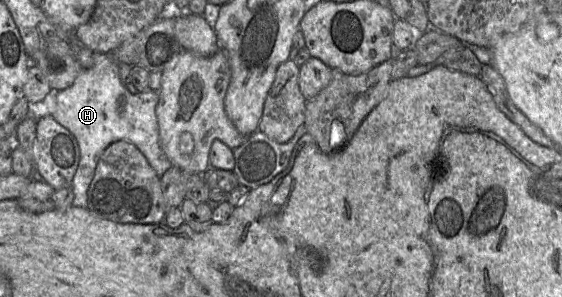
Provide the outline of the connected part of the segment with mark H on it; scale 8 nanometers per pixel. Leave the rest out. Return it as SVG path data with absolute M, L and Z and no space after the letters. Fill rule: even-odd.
M95 53L91 68L83 69L69 87L56 91L53 117L76 138L80 151L78 167L72 180L73 206L87 207L87 191L93 179L98 159L111 143L125 140L133 143L145 156L149 165L161 177L171 166L159 140L155 113L159 91L146 90L130 93L120 80L119 64L111 53ZM124 96L119 104L119 97Z

